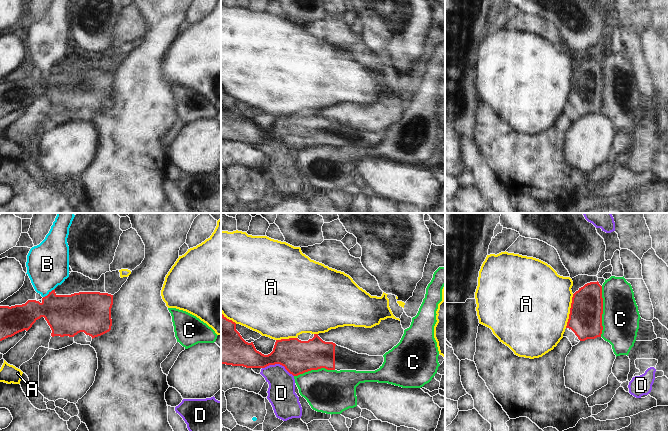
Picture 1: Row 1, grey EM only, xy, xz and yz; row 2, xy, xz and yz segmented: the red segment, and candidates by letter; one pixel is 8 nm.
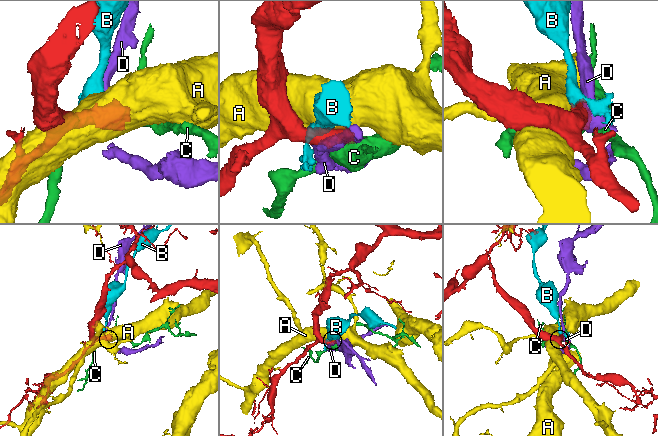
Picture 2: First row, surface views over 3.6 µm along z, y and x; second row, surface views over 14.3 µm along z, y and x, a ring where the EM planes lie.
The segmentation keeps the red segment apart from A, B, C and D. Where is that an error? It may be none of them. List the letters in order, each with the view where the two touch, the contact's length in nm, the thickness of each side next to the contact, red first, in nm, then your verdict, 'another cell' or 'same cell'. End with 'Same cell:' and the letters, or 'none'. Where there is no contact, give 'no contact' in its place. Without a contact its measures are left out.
A: yz | 280 nm | 280/480 nm | another cell
B: xy | 120 nm | 340/340 nm | another cell
C: yz | 400 nm | 280/300 nm | another cell
D: xz | 260 nm | 260/220 nm | another cell
Same cell: none

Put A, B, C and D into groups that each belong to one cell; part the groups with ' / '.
A / B / C / D

